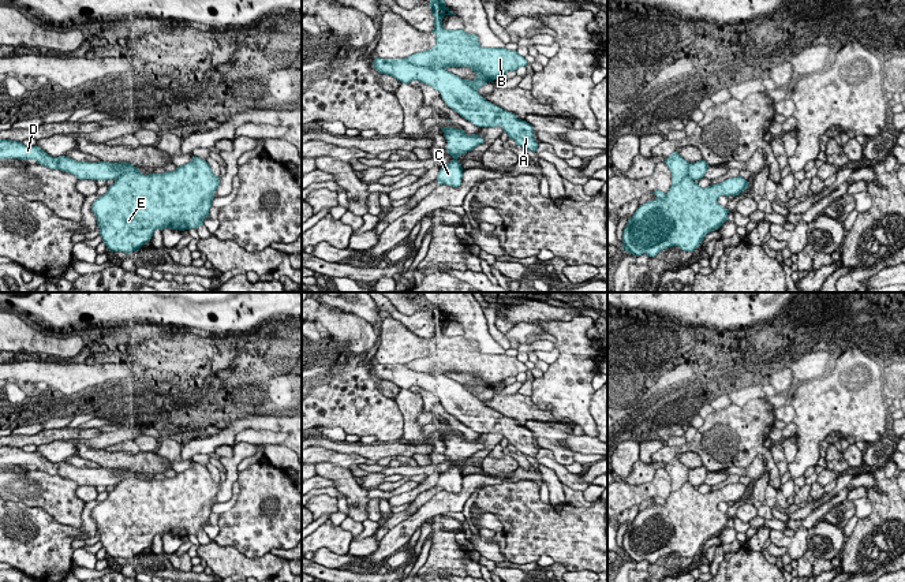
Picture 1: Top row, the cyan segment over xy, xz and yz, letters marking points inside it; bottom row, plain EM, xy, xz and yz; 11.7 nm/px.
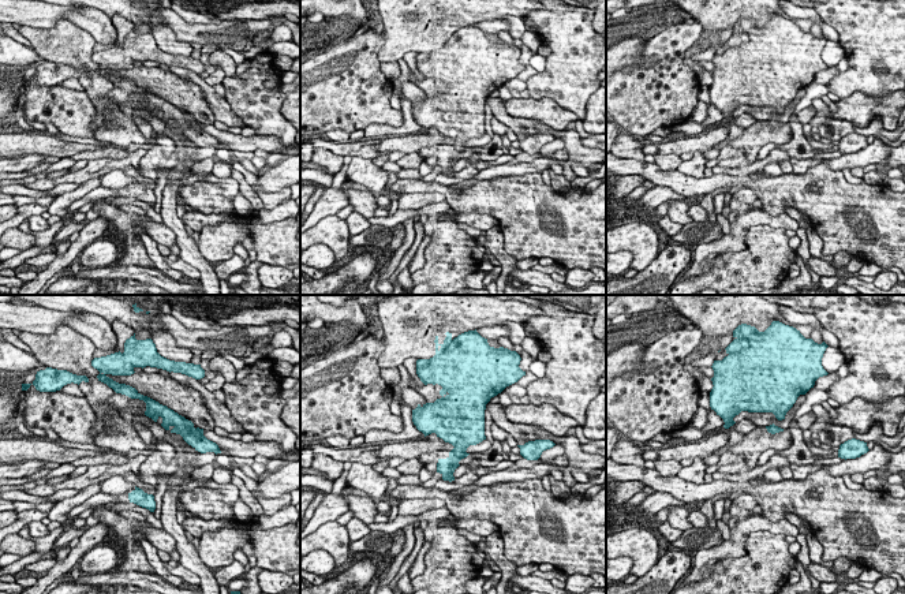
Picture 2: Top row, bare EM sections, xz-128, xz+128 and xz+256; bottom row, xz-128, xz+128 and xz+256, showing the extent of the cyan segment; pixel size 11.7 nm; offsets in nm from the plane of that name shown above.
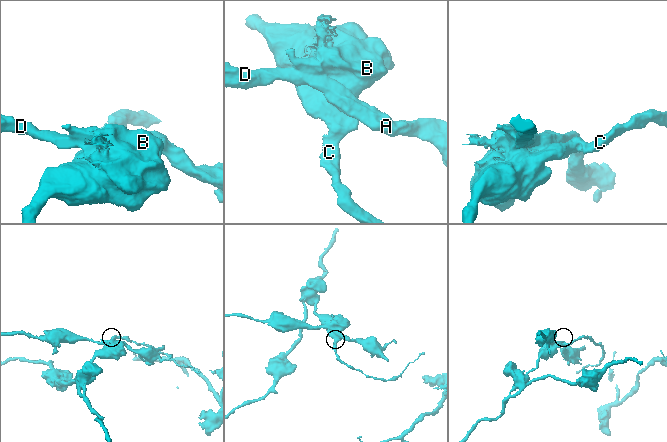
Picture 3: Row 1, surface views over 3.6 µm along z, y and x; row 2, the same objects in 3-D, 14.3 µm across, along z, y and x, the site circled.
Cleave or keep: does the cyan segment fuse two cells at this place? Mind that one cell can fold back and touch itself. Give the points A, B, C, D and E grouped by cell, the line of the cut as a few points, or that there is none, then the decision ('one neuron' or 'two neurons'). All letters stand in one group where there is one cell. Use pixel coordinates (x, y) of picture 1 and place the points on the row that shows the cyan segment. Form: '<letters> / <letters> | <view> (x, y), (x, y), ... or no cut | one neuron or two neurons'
A D / B C E | xz (404, 59), (422, 66), (445, 68) | two neurons

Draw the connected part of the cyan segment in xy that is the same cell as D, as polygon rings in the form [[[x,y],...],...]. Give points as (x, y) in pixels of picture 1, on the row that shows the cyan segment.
[[[0,139],[0,160],[1,158],[35,160],[38,164],[48,167],[51,169],[60,169],[63,172],[75,175],[79,180],[116,180],[123,174],[123,168],[120,168],[115,163],[75,161],[66,156],[52,157],[37,145],[25,146],[19,141],[10,139]]]

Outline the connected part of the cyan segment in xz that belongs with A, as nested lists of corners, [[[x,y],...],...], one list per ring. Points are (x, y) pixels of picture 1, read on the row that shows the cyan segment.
[[[381,59],[373,61],[379,74],[392,75],[401,83],[419,81],[441,93],[445,104],[461,117],[478,127],[501,126],[504,133],[523,149],[536,152],[538,143],[534,139],[534,127],[526,120],[517,119],[515,113],[485,100],[478,90],[459,75],[446,68],[429,68],[412,64],[405,59]]]

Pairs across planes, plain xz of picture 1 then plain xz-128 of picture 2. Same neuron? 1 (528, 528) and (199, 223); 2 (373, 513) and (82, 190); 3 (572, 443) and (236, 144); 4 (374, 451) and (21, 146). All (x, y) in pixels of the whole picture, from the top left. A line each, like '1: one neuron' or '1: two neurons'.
1: two neurons
2: one neuron
3: one neuron
4: one neuron

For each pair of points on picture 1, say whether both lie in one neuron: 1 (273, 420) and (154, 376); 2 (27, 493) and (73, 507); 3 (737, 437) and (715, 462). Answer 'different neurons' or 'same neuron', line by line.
1: different neurons
2: same neuron
3: same neuron

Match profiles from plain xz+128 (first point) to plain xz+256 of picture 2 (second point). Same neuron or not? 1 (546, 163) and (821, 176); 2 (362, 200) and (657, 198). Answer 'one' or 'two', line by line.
1: two
2: two

